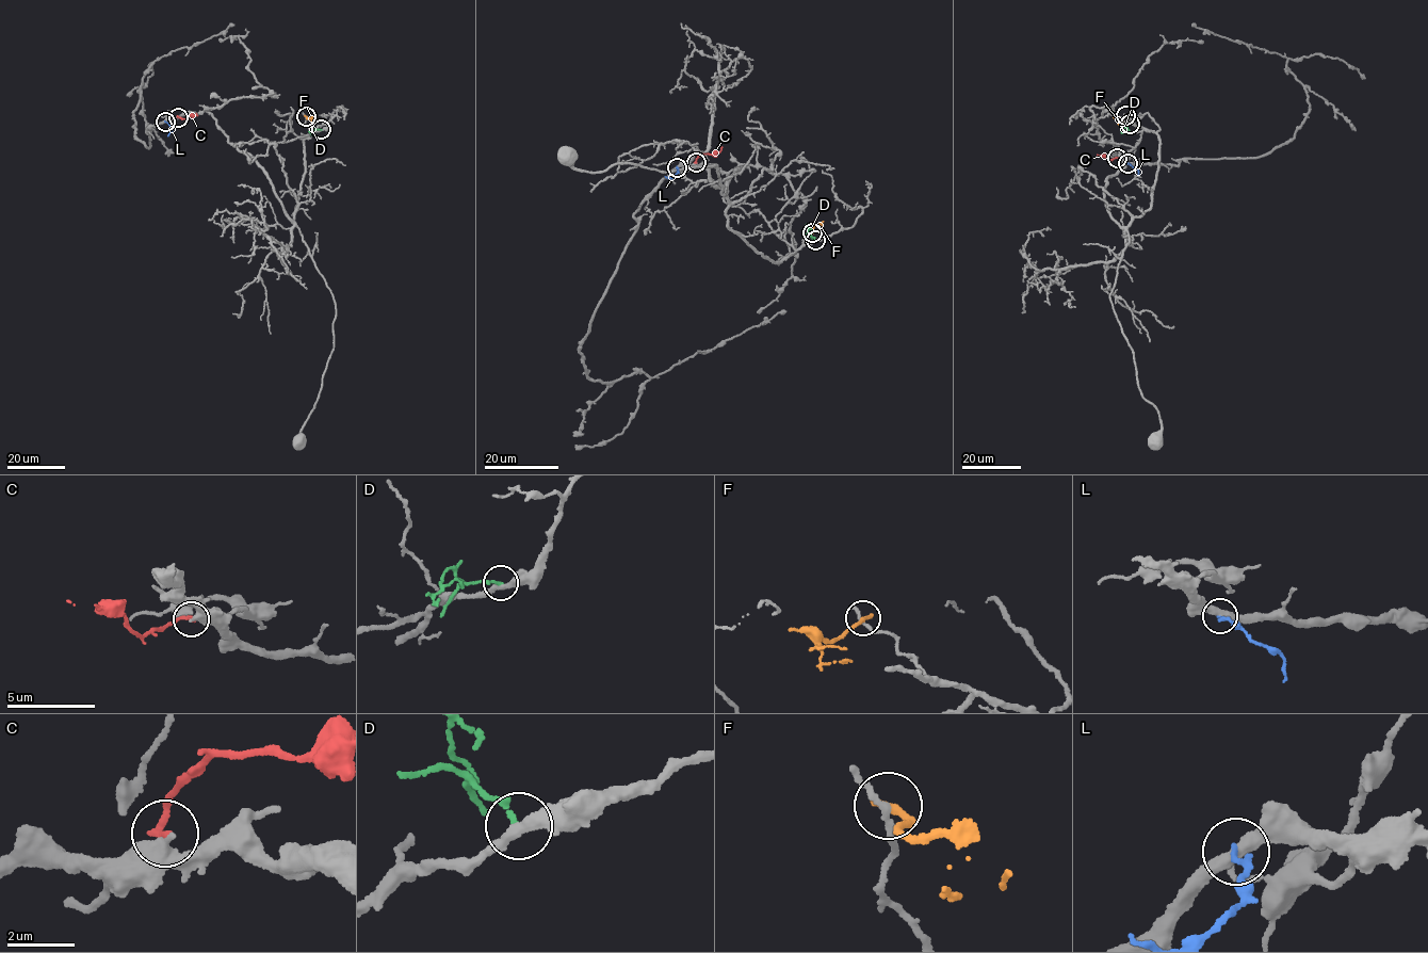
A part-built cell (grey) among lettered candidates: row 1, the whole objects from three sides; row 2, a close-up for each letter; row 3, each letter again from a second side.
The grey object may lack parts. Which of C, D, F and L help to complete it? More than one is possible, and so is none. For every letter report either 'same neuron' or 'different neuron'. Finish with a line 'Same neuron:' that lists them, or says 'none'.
C: different neuron
D: different neuron
F: different neuron
L: different neuron
Same neuron: none

